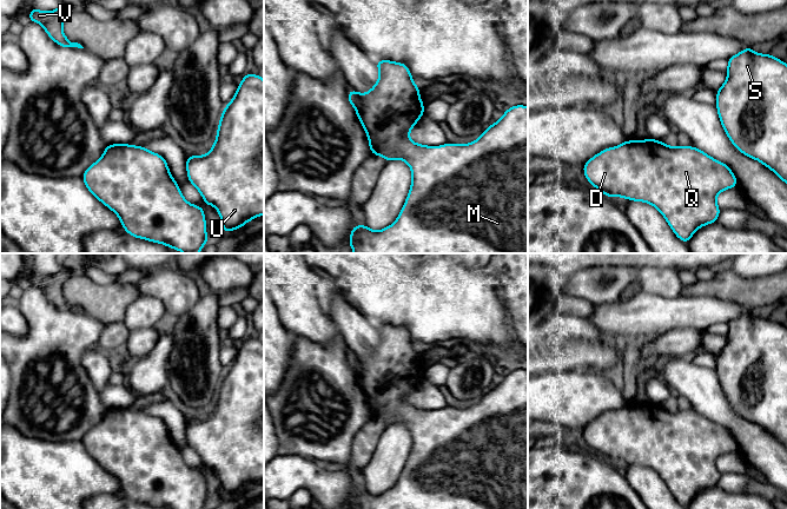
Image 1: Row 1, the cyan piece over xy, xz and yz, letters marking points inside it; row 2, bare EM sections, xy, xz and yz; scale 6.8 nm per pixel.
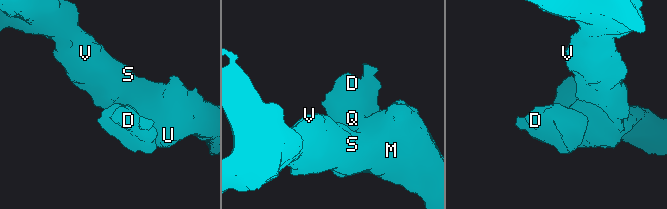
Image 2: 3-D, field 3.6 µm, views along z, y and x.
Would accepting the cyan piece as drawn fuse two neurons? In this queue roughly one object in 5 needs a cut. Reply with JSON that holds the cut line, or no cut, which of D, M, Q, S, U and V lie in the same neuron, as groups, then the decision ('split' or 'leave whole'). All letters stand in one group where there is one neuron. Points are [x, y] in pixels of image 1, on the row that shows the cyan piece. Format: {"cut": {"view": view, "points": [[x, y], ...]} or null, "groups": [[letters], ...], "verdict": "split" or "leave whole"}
{"cut": null, "groups": [["D", "M", "Q", "S", "U", "V"]], "verdict": "leave whole"}

